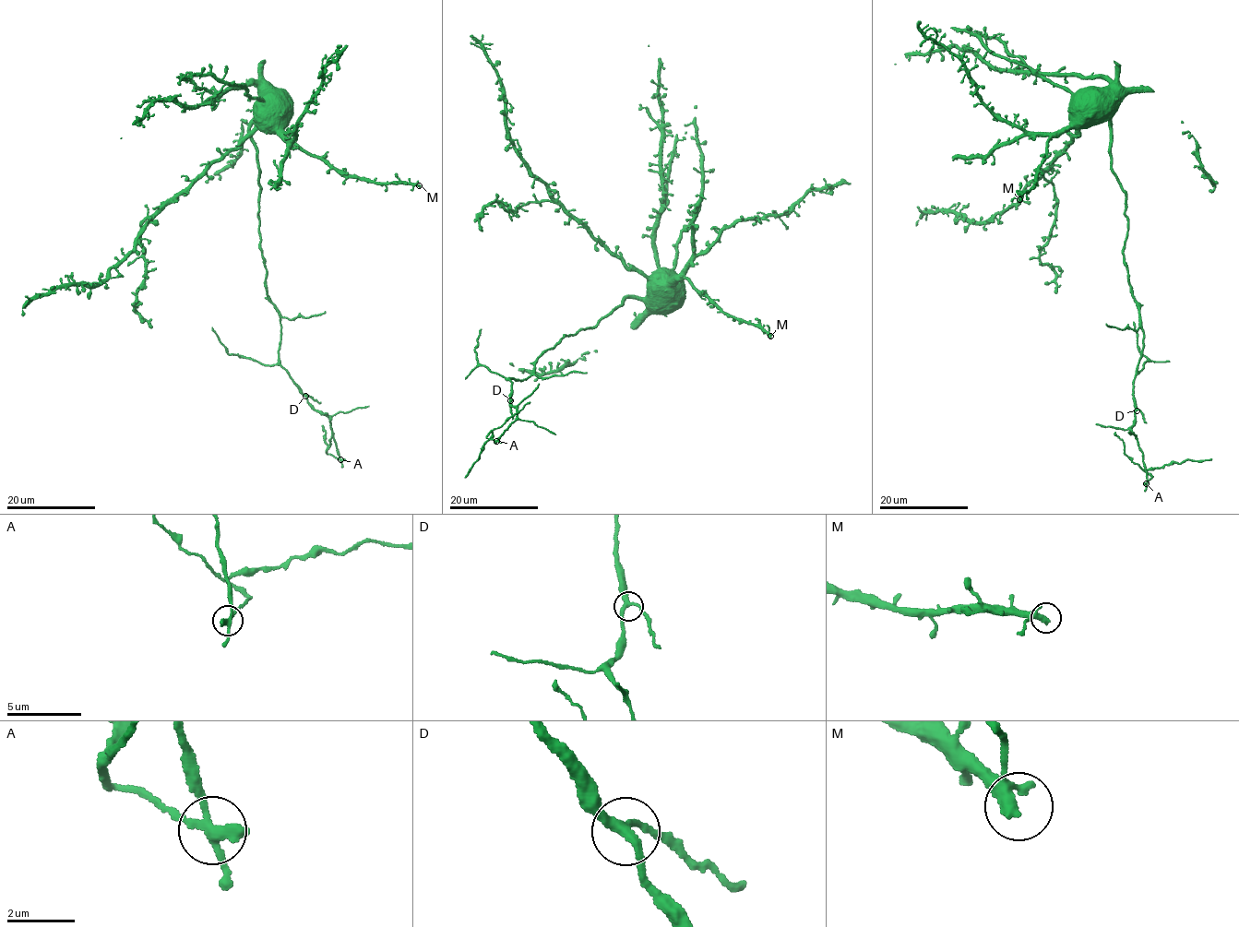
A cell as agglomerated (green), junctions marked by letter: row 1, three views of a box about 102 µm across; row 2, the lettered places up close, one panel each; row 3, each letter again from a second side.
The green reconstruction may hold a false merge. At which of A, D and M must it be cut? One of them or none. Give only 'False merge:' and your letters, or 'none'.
False merge: A

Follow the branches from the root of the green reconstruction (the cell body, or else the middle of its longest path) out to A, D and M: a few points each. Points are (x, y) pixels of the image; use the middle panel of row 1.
A: (613, 311), (593, 326), (561, 338), (538, 357), (527, 379), (508, 379), (509, 400), (517, 415), (496, 441)
D: (613, 311), (593, 326), (561, 338), (538, 357), (533, 372), (527, 379), (508, 379), (510, 400)
M: (613, 311), (623, 304), (625, 299), (660, 298), (670, 286), (688, 279), (722, 312), (762, 327), (770, 336)

